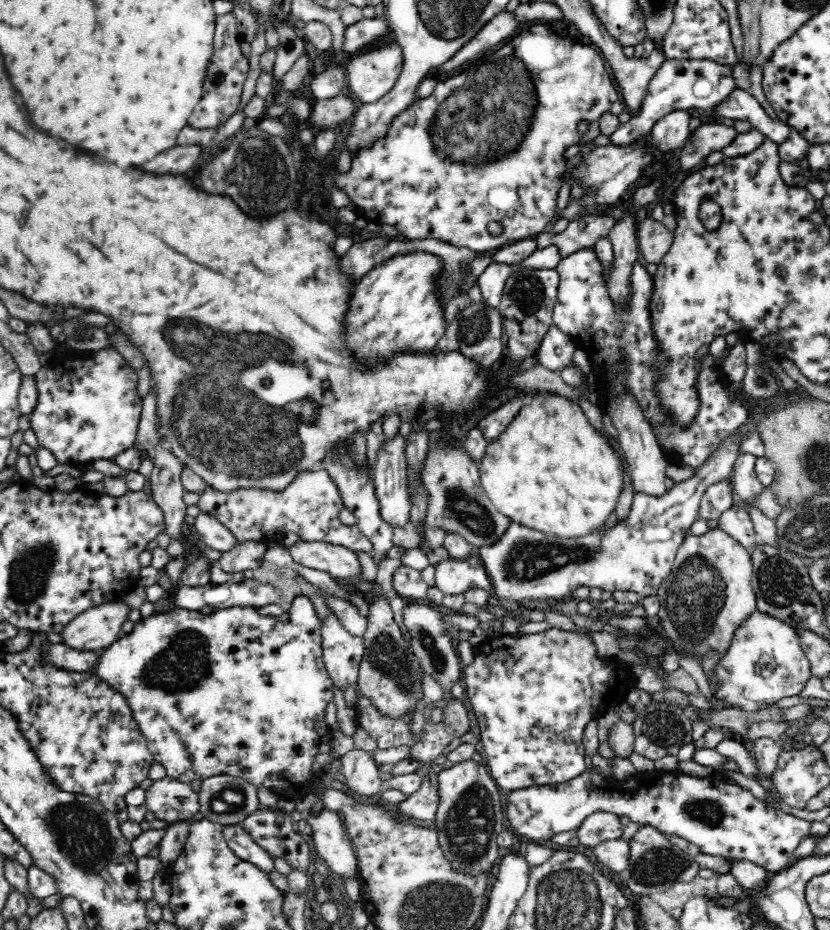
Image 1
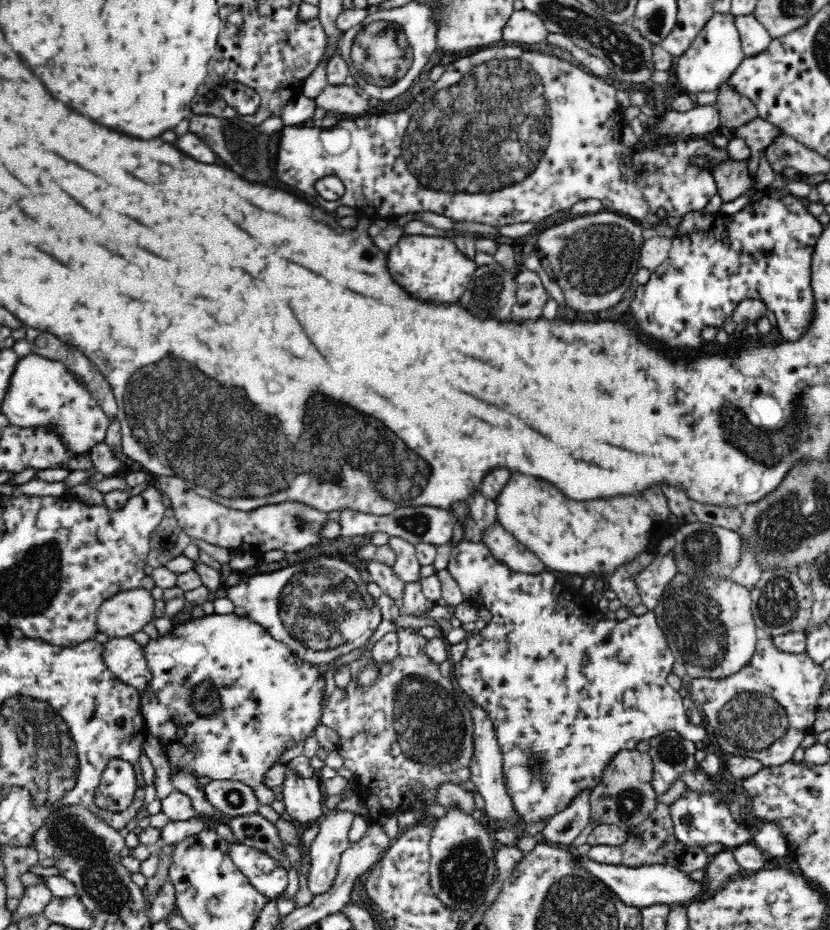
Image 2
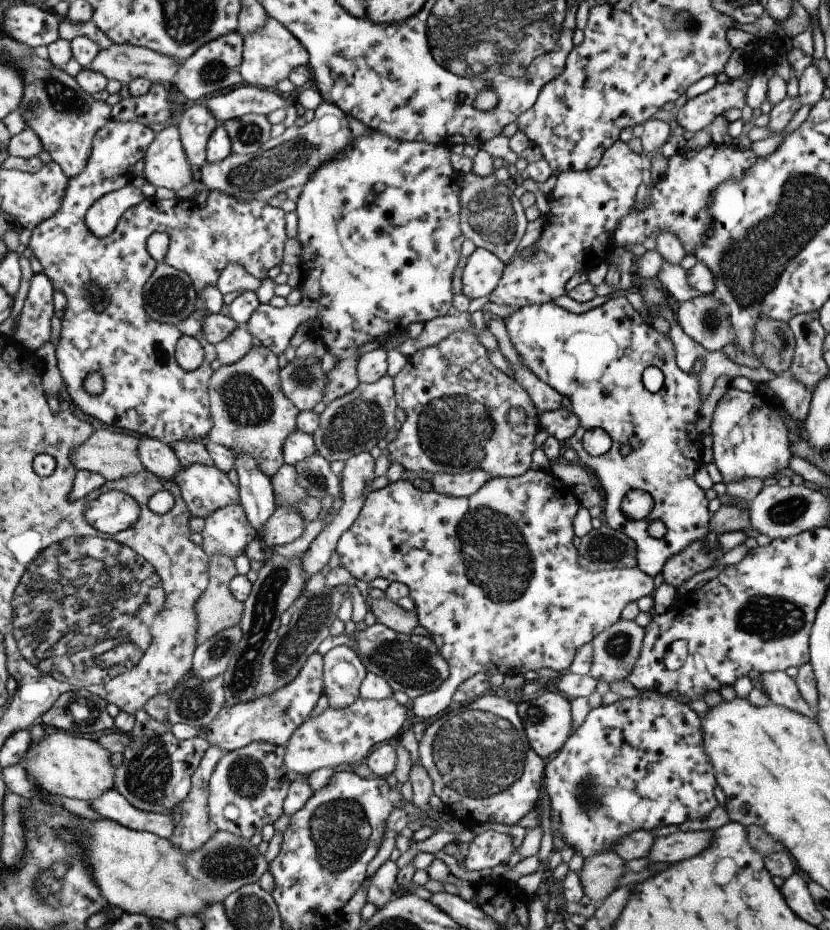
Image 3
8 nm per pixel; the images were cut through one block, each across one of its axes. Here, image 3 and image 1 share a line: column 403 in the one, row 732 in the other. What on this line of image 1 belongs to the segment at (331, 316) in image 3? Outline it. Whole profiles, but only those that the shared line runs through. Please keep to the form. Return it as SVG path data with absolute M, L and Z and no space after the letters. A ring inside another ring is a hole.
M305 595L296 596L289 610L289 620L281 622L277 616L262 615L259 608L254 606L231 606L216 608L209 615L200 611L175 608L165 613L155 612L152 616L143 617L135 623L133 630L122 635L110 646L100 651L98 660L88 670L86 675L96 676L96 679L108 683L112 689L122 694L132 710L134 721L138 723L143 738L146 740L150 753L156 763L166 768L166 776L178 779L180 782L190 783L192 780L206 780L211 776L228 774L249 780L254 786L274 788L278 782L286 780L292 784L304 784L304 794L312 793L314 782L322 778L324 768L331 764L333 757L327 753L331 744L332 733L326 724L326 708L333 700L335 685L330 679L328 670L323 661L321 643L321 624L312 602Z

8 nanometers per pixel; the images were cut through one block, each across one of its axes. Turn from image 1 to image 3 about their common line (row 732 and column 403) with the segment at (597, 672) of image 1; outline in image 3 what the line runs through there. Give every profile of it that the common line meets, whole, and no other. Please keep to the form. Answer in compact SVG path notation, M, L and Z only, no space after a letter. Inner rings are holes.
M529 469L524 475L518 477L492 477L480 490L466 497L447 496L438 494L434 490L424 492L414 488L408 480L398 480L386 485L380 490L369 492L364 498L364 505L356 521L340 536L337 543L340 566L346 572L350 572L354 578L370 583L375 578L384 578L390 582L397 581L408 586L409 597L416 603L418 624L425 628L440 654L448 662L448 678L443 684L436 686L436 690L426 691L421 696L412 699L410 709L416 716L424 720L436 718L440 712L448 708L452 694L456 688L470 680L476 674L486 674L488 677L500 674L500 676L524 675L528 671L536 671L541 668L549 668L557 672L566 672L574 661L576 652L591 643L594 636L598 636L602 630L607 630L621 620L622 610L630 602L640 600L644 596L653 595L654 578L644 574L640 568L615 569L599 572L588 572L579 564L578 550L572 544L574 538L573 524L580 511L580 504L574 490L558 479L551 470Z

